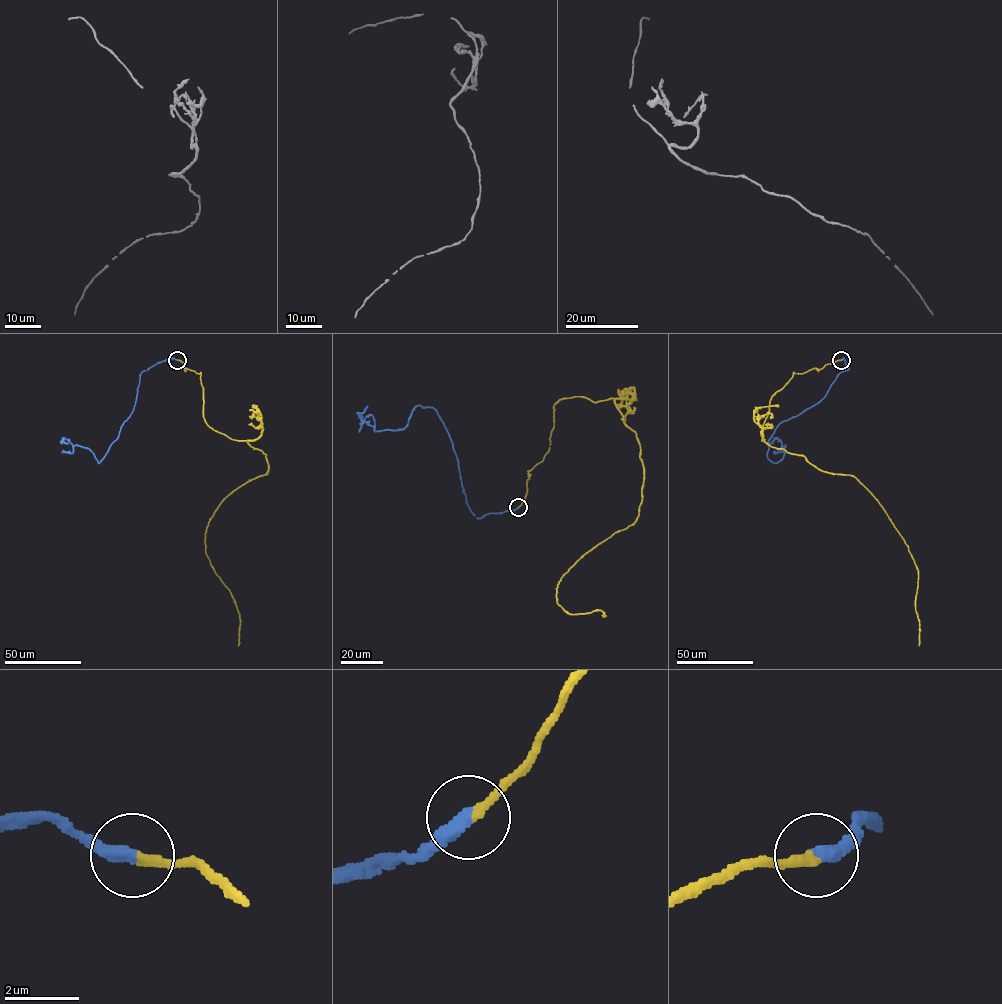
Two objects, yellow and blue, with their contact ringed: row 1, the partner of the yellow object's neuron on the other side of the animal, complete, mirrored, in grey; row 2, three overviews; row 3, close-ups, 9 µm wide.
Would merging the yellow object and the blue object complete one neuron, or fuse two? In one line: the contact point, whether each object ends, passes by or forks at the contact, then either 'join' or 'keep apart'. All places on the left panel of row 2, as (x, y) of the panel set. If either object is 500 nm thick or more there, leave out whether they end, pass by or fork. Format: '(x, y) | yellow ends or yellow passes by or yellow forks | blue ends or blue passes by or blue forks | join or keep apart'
(177, 360) | yellow ends | blue ends | join

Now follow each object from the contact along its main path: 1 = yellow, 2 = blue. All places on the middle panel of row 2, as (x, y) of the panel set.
1: (518, 507), (549, 449), (554, 405), (613, 398), (640, 448), (639, 516), (556, 588), (569, 614), (602, 615)
2: (517, 507), (479, 518), (471, 511), (434, 408), (417, 405), (395, 430), (376, 431), (368, 415), (359, 431)

